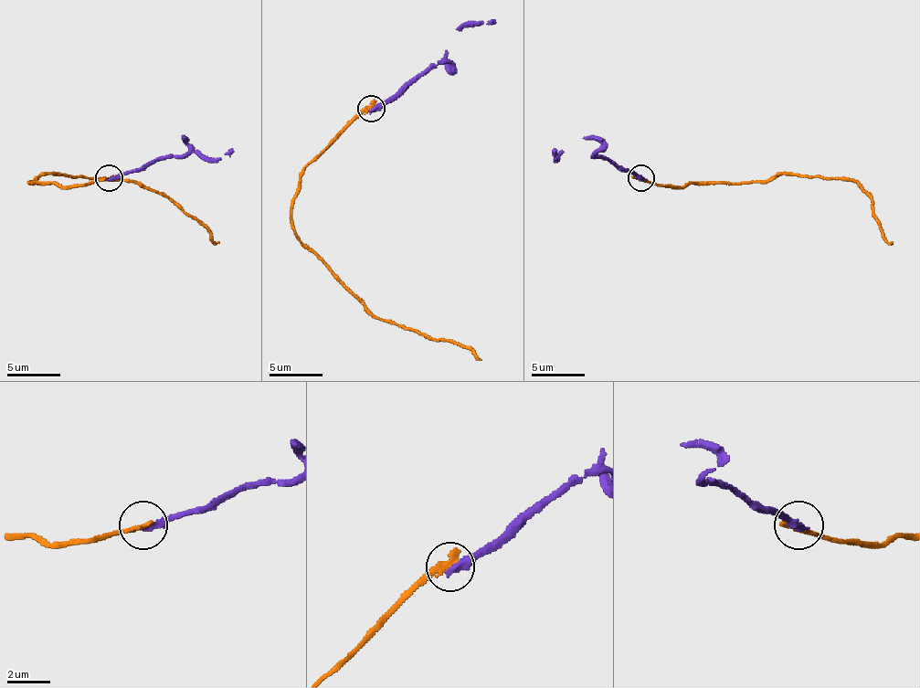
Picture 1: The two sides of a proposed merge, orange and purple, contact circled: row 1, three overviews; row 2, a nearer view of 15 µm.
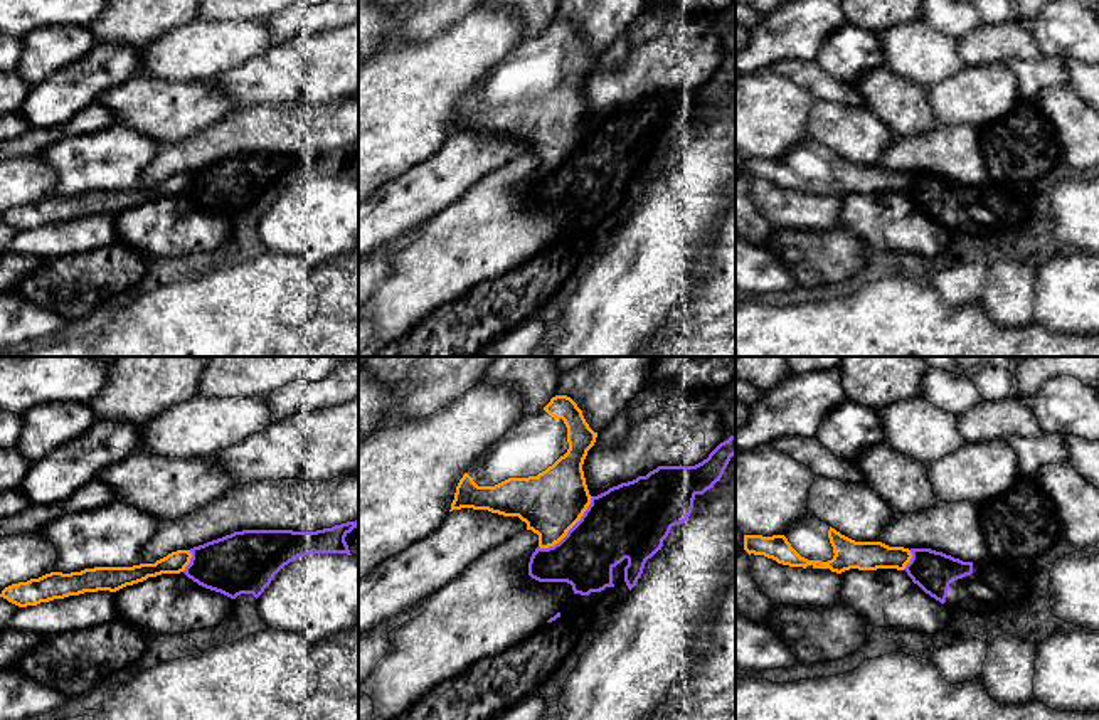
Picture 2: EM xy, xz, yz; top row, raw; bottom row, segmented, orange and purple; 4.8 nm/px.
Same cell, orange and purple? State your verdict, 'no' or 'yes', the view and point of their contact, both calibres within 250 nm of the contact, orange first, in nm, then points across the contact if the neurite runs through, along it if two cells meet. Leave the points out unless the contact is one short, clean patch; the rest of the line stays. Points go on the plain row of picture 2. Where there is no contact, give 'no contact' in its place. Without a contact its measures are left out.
no; contact xz (571, 150); calibres 300 and 340 nm

